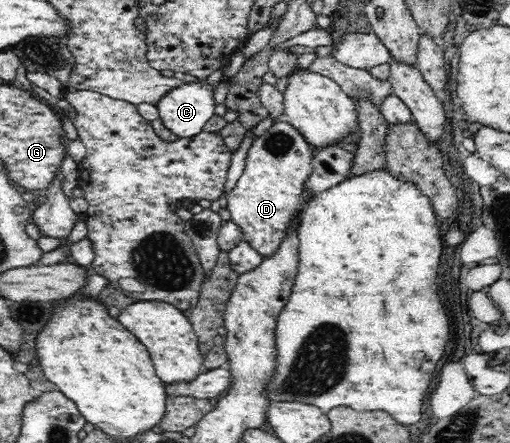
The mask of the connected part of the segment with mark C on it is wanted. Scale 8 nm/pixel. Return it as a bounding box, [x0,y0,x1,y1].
[156,63,229,137]

